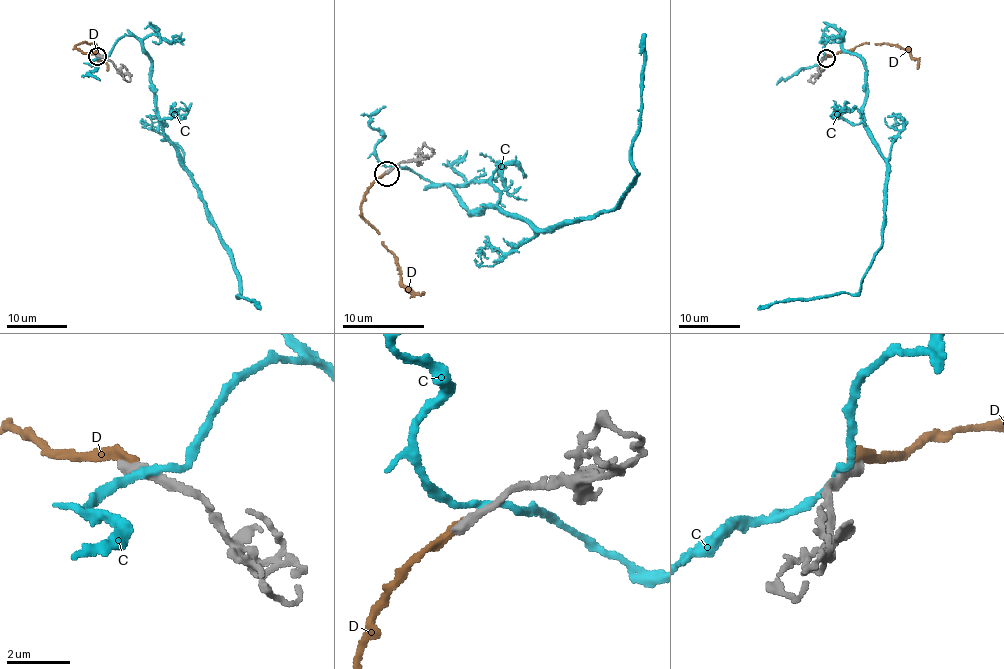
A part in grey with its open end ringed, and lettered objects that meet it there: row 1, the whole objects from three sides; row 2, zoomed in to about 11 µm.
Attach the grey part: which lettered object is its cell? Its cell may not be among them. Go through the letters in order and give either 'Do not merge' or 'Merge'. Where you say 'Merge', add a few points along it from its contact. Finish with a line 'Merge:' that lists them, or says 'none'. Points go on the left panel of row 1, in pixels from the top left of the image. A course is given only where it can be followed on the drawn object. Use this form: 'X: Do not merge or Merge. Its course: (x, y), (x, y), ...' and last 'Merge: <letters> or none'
C: Do not merge
D: Do not merge
Merge: none

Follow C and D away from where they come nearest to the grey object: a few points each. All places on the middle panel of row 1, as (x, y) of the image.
C: (394, 167), (448, 184), (474, 213), (514, 212), (535, 228), (609, 211), (636, 176), (644, 34)
D: (387, 171), (368, 190), (361, 212), (380, 233), (402, 282), (418, 292), (424, 292)

